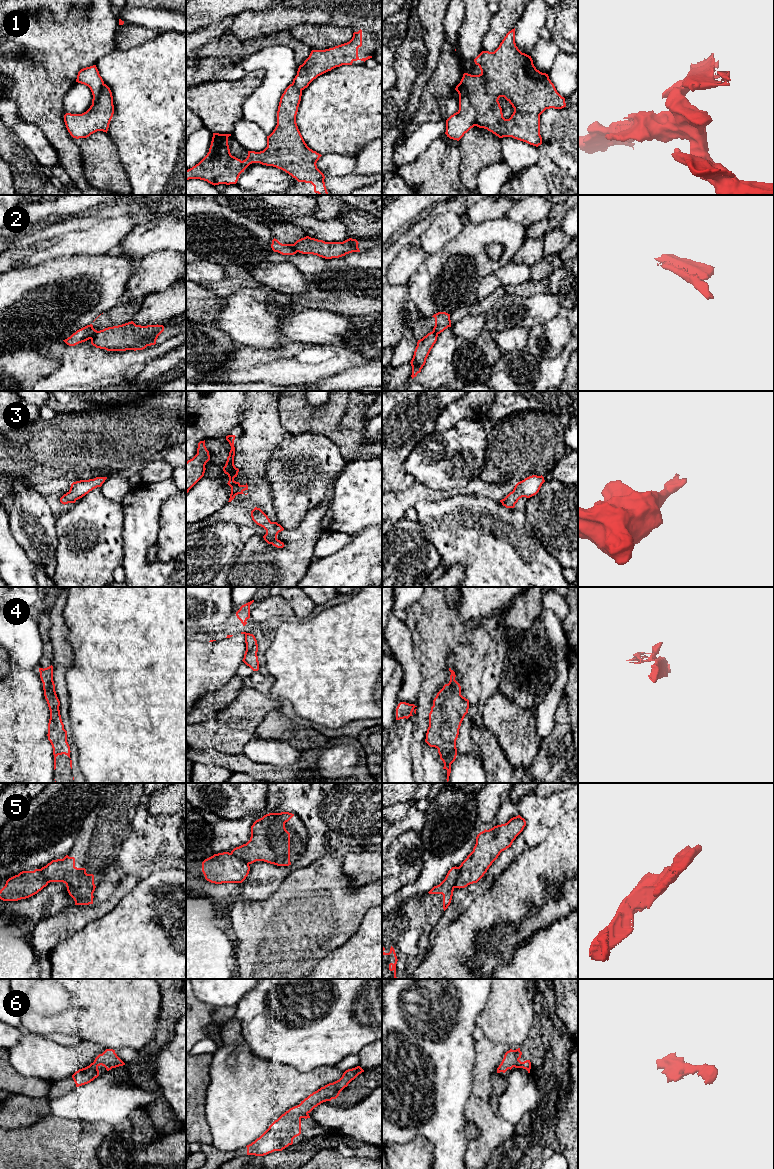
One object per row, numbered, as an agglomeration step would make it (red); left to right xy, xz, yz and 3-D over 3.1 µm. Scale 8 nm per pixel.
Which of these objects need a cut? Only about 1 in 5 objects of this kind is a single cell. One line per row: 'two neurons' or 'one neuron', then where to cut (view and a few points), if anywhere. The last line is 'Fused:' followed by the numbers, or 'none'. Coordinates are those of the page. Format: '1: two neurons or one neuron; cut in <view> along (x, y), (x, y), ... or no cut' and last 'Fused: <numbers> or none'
1: two neurons; cut in yz along (460, 82), (465, 88), (474, 109), (476, 125)
2: two neurons; cut in xy along (98, 331), (90, 338)
3: one neuron; no cut
4: one neuron; no cut
5: two neurons; cut in yz along (459, 867), (459, 873), (453, 887)
6: one neuron; no cut
Fused: 1, 2, 5

